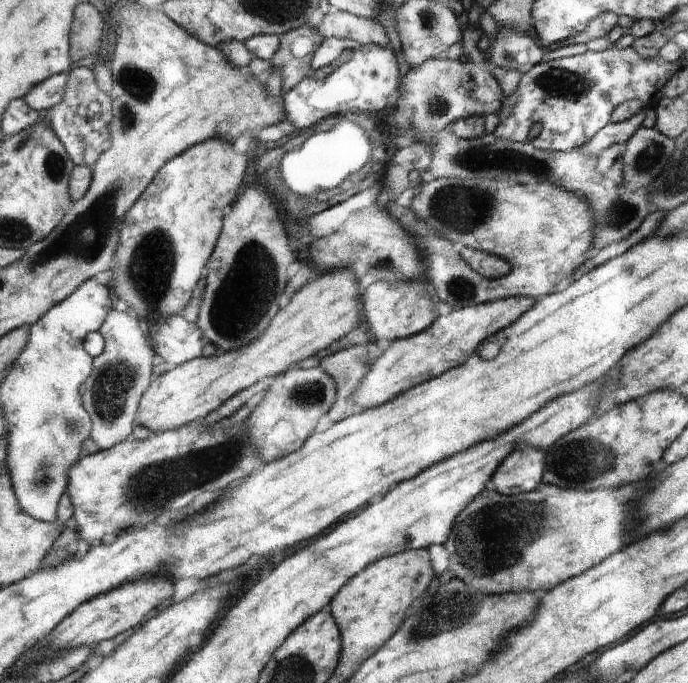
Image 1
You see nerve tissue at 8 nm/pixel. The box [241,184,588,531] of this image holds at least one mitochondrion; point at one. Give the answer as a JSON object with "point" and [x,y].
{"point":[307,394]}

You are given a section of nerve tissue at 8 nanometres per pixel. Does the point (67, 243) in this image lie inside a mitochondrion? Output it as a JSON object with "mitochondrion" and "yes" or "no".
{"mitochondrion":"yes"}

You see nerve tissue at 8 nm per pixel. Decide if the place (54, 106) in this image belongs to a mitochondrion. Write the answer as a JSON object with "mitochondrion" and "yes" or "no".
{"mitochondrion":"no"}

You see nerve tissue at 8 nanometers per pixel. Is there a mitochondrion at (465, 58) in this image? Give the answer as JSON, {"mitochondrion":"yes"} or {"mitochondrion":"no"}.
{"mitochondrion":"no"}

